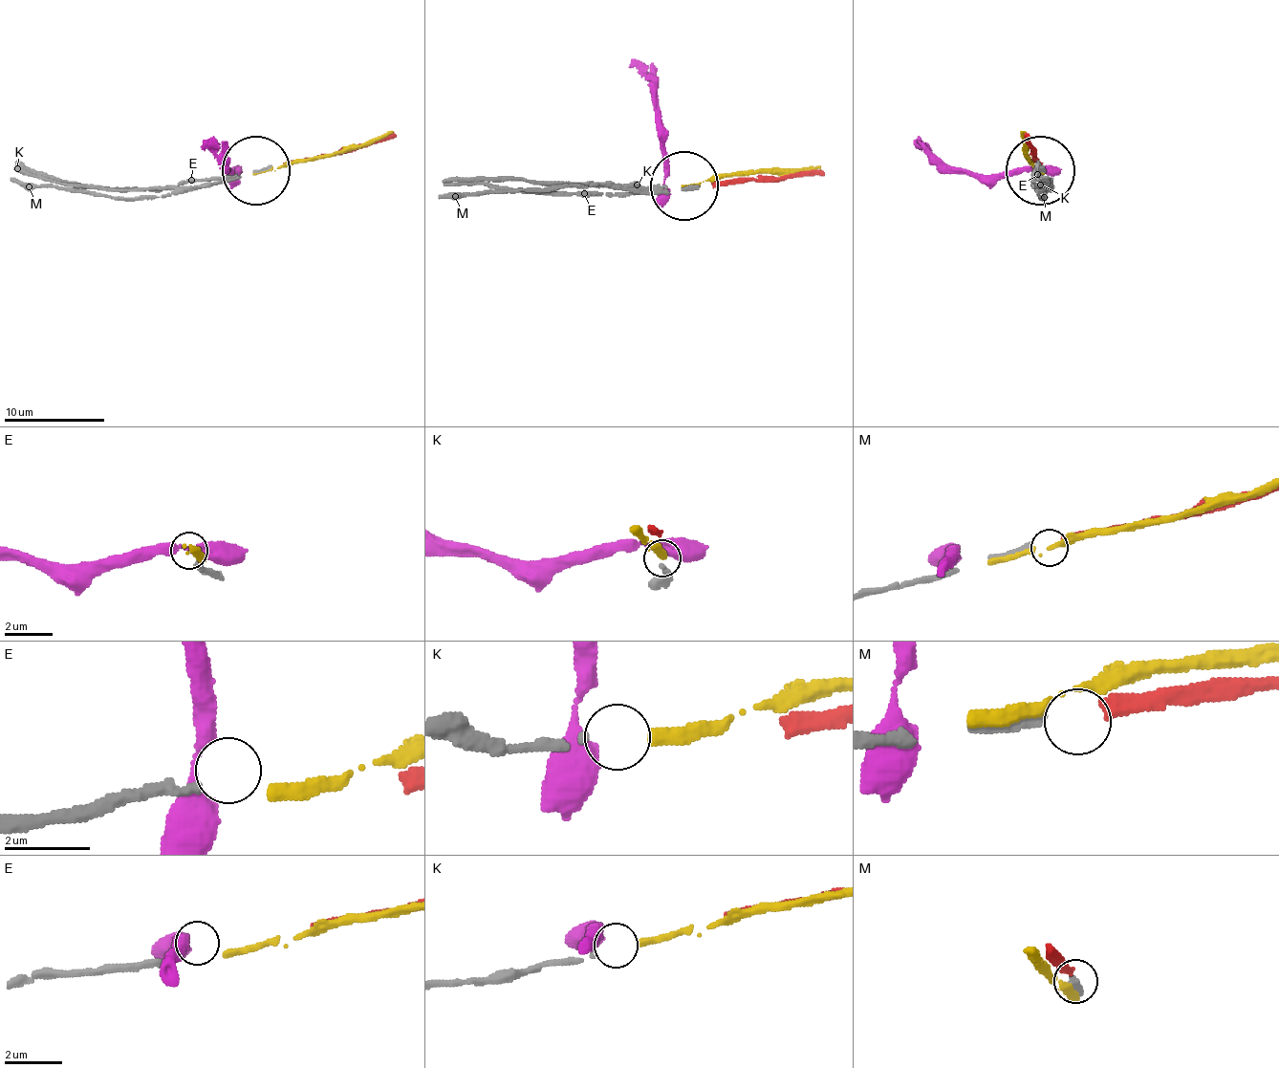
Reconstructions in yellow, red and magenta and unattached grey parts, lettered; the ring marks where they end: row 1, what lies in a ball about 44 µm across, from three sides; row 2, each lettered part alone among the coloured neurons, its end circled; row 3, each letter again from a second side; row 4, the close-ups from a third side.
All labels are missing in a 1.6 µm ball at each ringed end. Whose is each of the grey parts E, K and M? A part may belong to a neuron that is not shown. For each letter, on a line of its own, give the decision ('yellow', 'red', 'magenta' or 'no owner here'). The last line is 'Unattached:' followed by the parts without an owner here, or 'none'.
E: no owner here
K: yellow
M: red
Unattached: E

